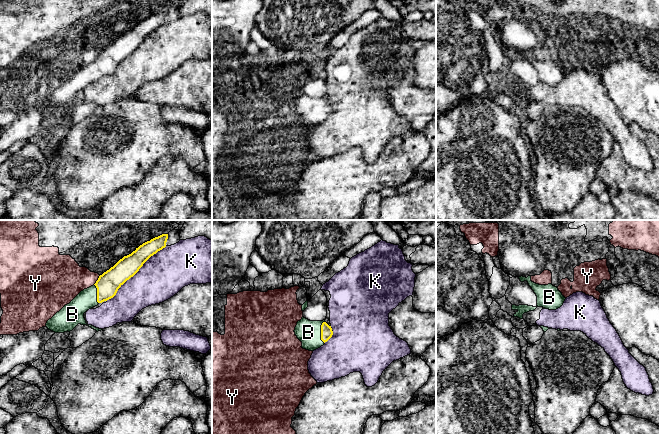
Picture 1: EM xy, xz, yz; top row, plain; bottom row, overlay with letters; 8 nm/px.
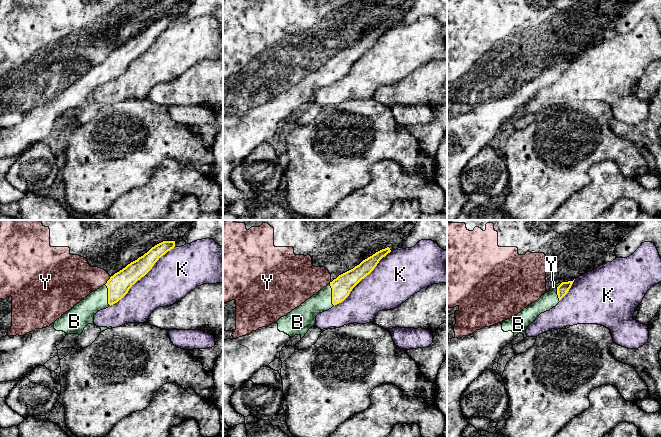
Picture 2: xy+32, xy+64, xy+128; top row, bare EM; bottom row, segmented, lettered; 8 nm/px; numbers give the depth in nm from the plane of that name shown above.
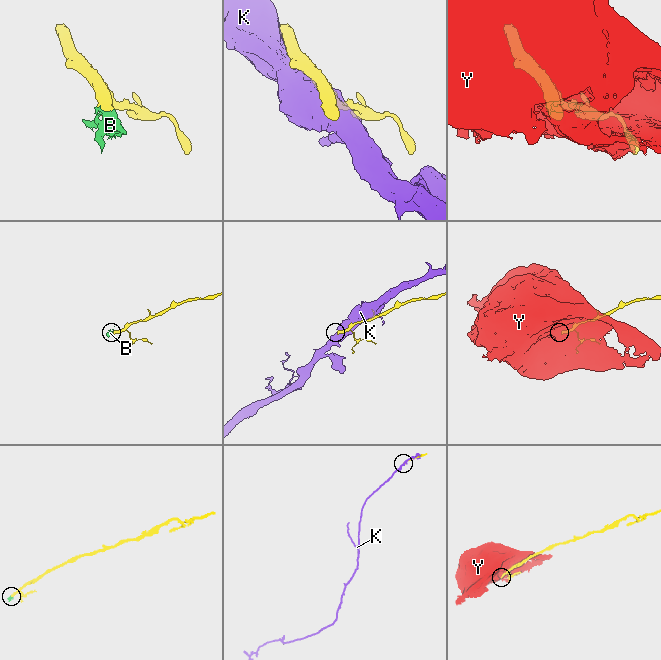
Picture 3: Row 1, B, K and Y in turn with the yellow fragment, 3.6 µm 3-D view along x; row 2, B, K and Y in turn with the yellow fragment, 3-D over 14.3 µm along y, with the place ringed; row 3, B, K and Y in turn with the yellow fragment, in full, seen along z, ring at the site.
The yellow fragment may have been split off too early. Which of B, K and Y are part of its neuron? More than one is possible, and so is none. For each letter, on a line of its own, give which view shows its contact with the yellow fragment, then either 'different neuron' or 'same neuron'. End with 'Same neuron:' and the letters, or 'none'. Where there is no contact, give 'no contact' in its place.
B: meets yellow in xz; same neuron
K: meets yellow in xy; different neuron
Y: meets yellow in xy; different neuron
Same neuron: B

